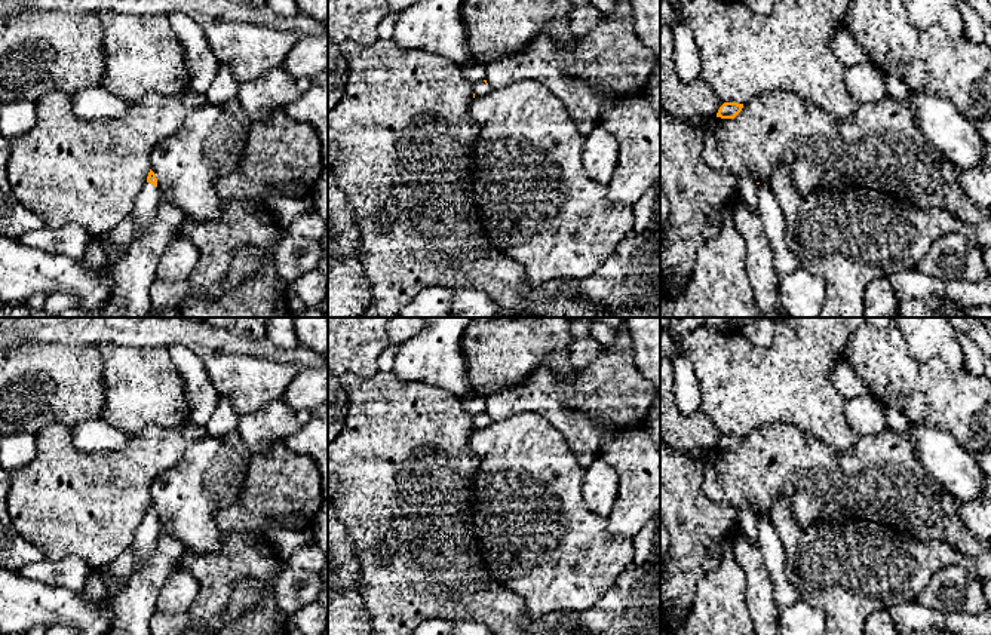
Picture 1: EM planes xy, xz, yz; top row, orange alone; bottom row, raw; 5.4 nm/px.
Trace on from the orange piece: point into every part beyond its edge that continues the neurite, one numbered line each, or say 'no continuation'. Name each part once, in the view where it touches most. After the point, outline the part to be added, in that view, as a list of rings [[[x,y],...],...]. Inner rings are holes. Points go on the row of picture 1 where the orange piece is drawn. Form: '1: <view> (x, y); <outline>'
1: xy (144, 209); [[[145,182],[132,209],[134,234],[142,231],[156,217],[159,206],[159,188]]]

